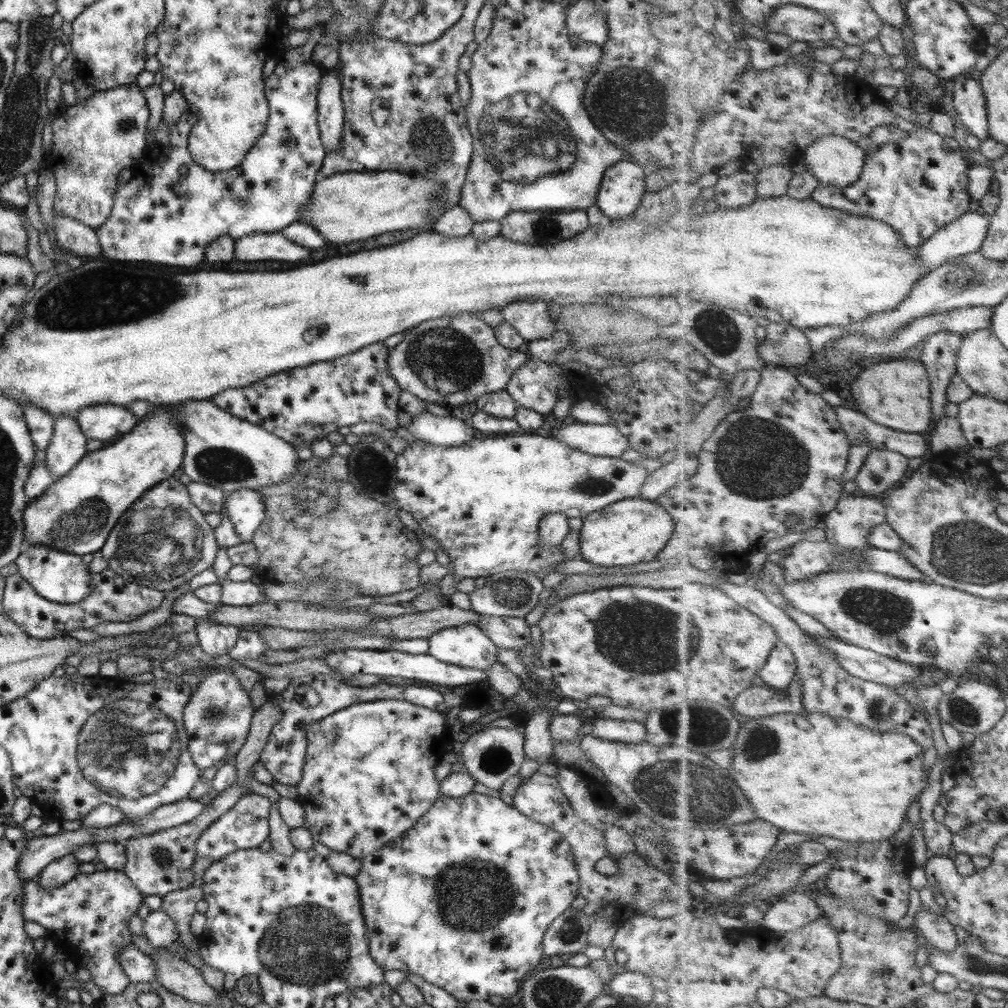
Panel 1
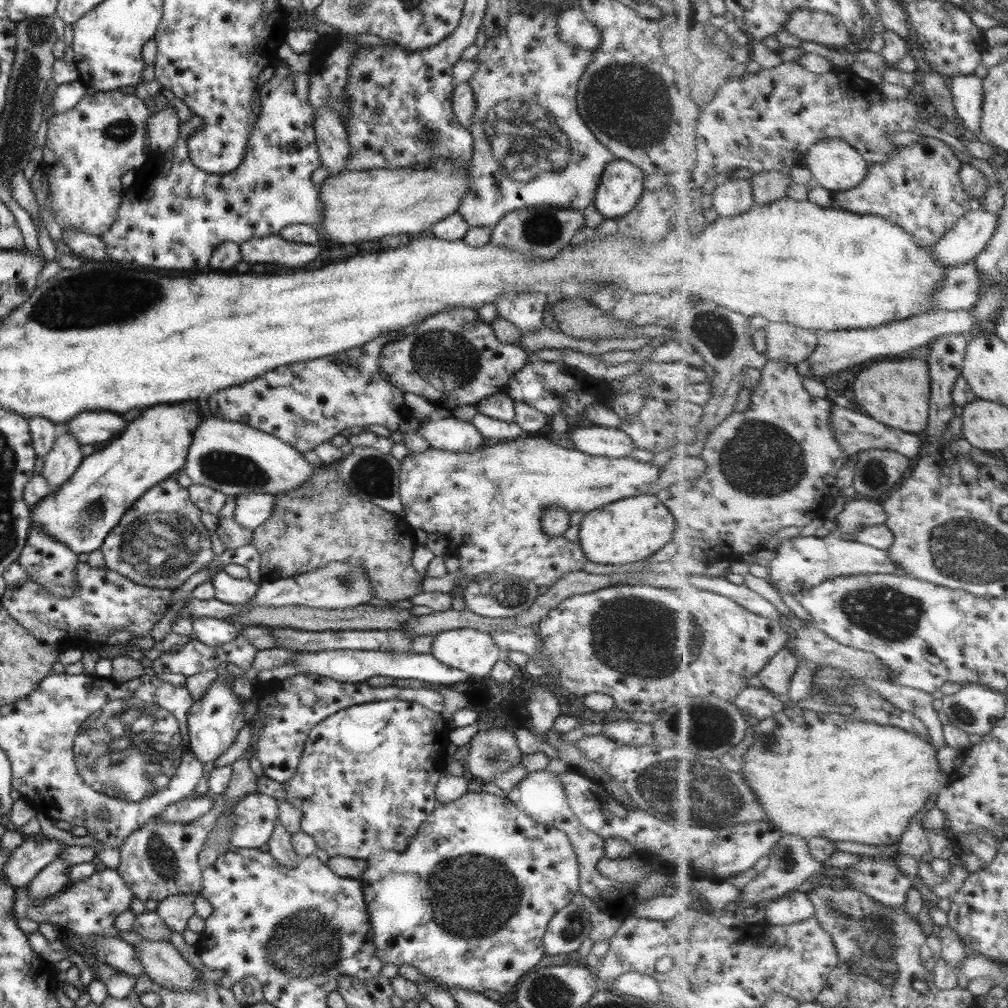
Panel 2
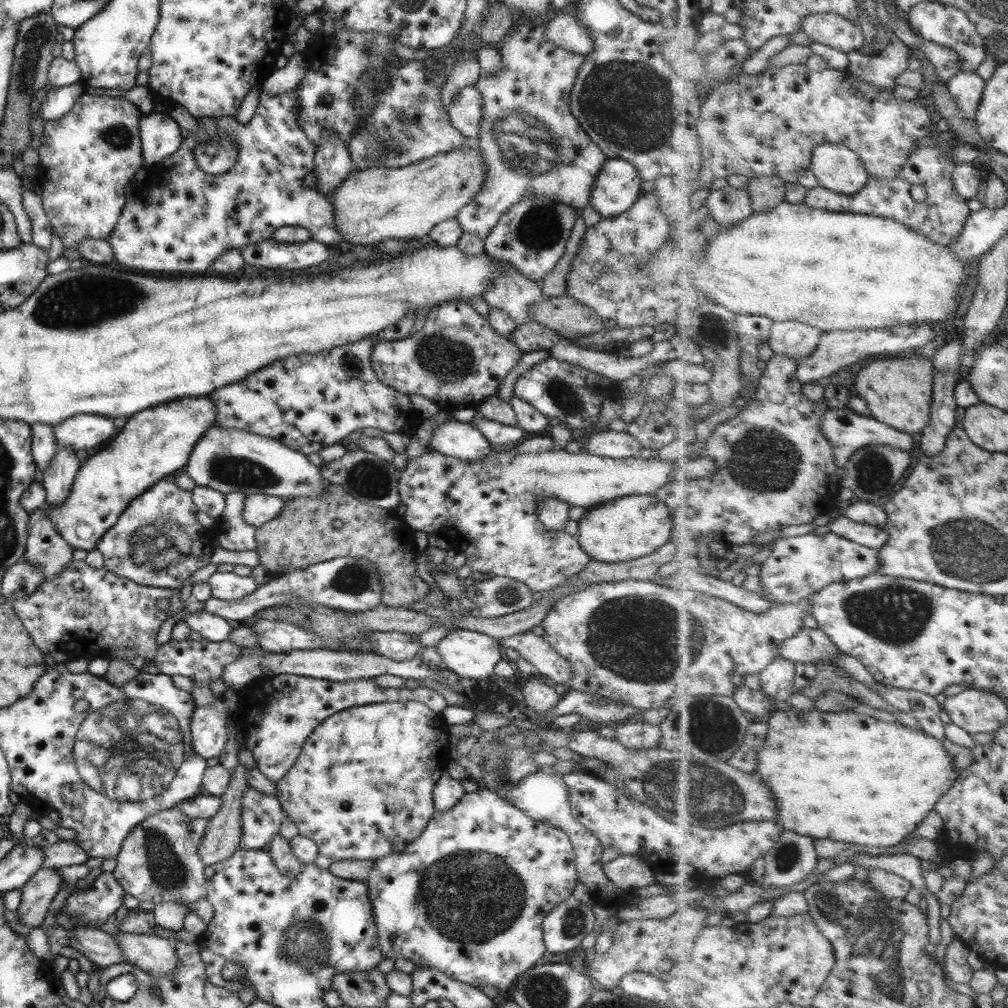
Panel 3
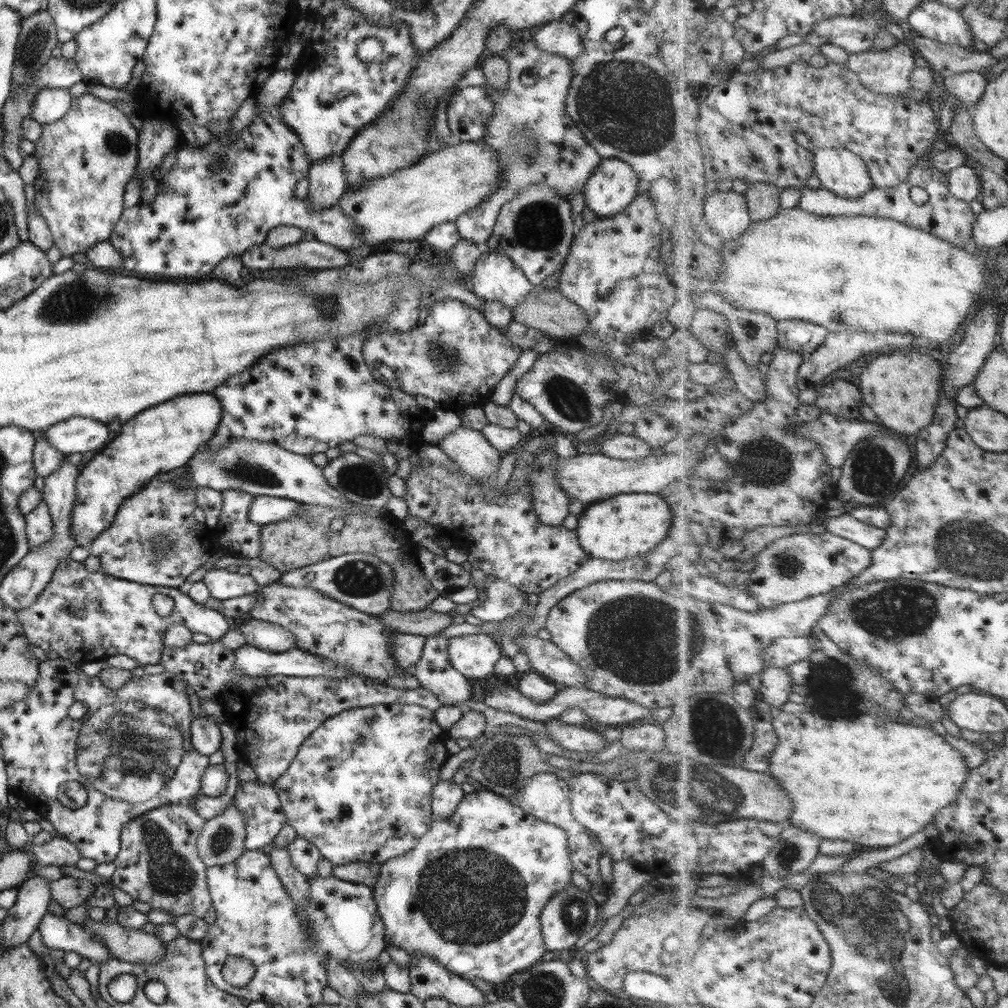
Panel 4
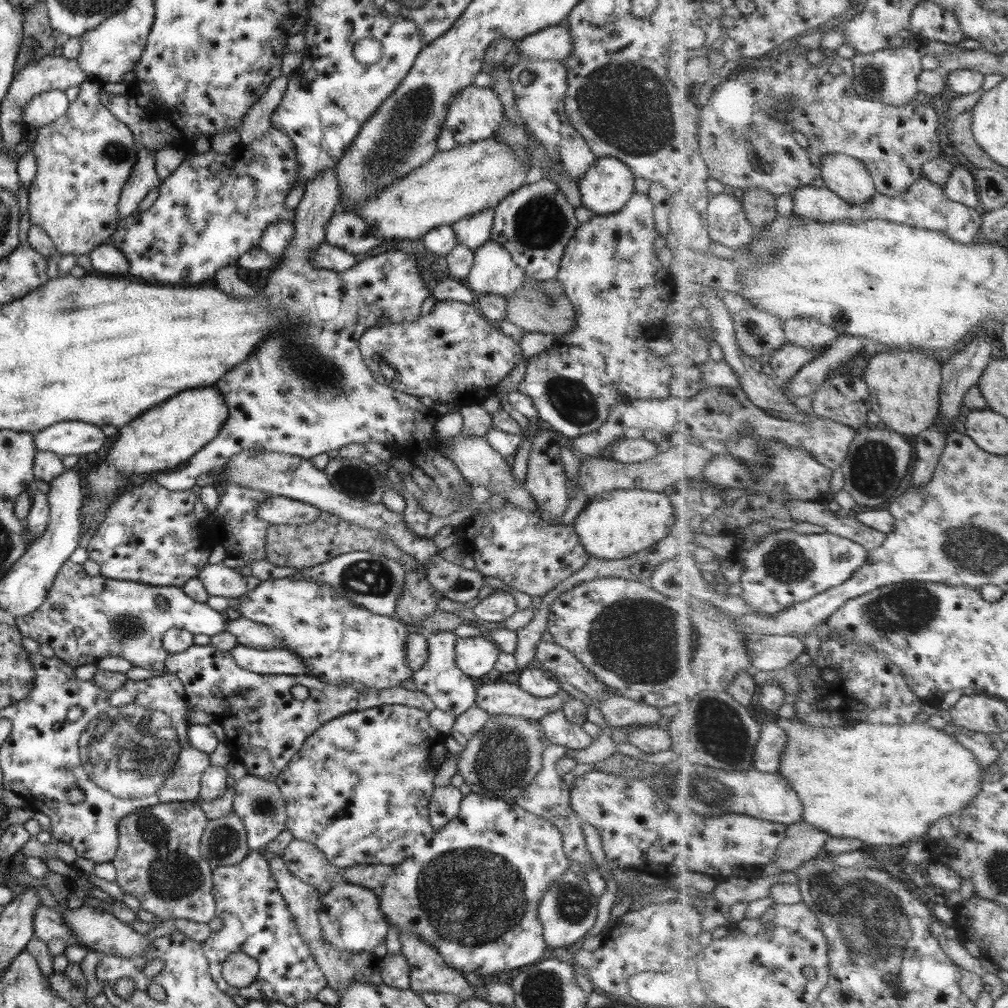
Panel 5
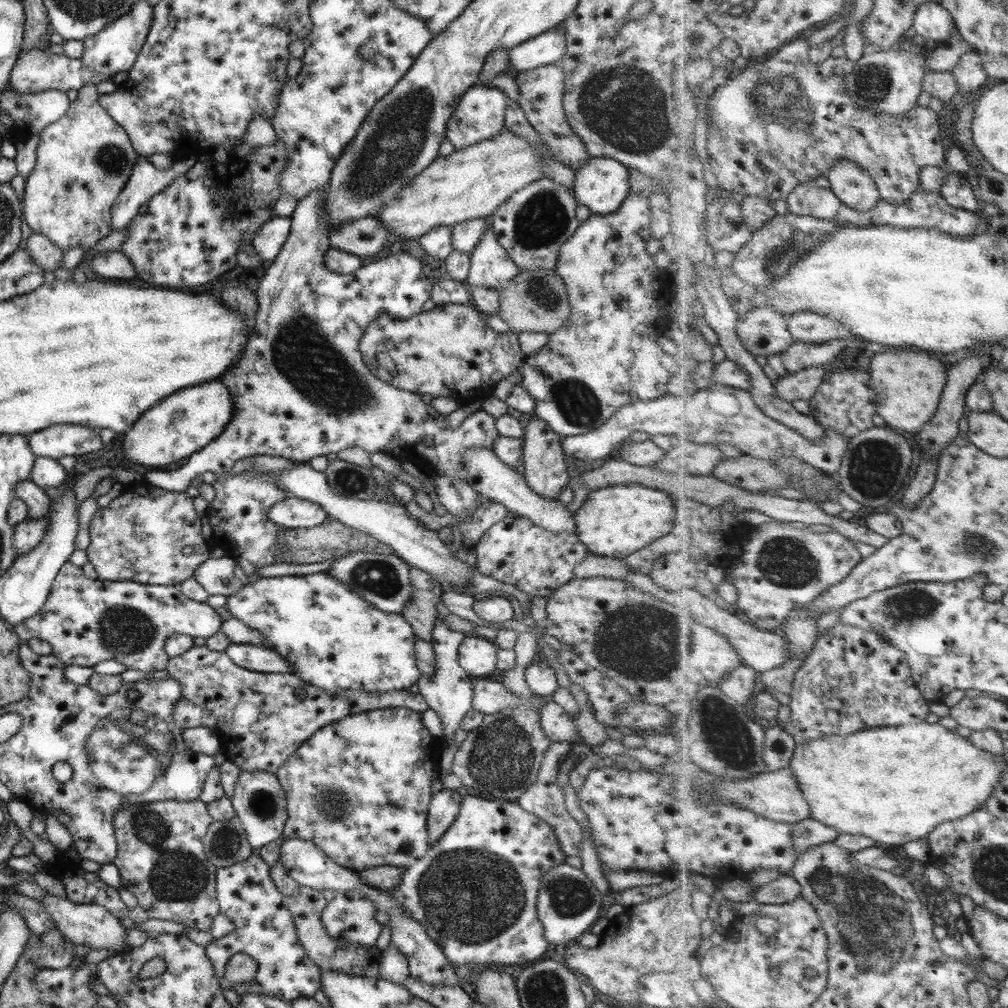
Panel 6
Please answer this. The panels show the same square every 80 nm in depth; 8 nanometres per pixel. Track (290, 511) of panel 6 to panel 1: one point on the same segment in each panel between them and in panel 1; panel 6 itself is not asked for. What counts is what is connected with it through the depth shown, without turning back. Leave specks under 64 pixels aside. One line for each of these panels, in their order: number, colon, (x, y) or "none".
1: (245, 509)
2: (251, 509)
3: (258, 508)
4: (263, 510)
5: (275, 510)

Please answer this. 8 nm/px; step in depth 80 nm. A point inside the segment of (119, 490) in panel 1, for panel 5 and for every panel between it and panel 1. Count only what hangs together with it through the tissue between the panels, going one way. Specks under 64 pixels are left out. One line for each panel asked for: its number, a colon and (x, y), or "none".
2: (155, 443)
3: (152, 443)
4: (163, 437)
5: (165, 436)

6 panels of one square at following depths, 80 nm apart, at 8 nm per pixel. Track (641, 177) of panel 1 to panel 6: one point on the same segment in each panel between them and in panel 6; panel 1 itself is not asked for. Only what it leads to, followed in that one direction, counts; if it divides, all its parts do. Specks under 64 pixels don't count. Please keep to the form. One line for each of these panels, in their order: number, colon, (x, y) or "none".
2: (621, 184)
3: (617, 186)
4: (612, 184)
5: (607, 184)
6: (601, 184)

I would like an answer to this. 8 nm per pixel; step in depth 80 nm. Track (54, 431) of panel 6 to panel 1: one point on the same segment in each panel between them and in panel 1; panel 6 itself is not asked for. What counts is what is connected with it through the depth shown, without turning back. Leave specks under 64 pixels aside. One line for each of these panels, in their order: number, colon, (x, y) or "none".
1: (100, 422)
2: (88, 427)
3: (83, 431)
4: (79, 435)
5: (63, 439)

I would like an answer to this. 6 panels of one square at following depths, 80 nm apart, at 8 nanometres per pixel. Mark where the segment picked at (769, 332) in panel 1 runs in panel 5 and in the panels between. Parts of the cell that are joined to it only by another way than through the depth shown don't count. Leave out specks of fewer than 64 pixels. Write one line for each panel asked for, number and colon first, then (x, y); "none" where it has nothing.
2: (785, 342)
3: (795, 339)
4: (795, 335)
5: (811, 334)

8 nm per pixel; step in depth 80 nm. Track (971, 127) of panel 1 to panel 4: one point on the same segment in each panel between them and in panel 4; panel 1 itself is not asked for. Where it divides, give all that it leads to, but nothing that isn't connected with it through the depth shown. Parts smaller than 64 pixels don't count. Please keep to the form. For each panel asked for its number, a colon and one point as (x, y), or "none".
2: (968, 90)
3: (967, 88)
4: (968, 87)

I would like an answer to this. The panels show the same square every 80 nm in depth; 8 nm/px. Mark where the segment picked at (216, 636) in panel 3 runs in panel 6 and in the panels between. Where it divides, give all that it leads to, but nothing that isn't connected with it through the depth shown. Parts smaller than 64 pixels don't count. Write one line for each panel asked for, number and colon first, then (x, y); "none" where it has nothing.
4: (83, 617)
5: (83, 618)
6: (85, 621)

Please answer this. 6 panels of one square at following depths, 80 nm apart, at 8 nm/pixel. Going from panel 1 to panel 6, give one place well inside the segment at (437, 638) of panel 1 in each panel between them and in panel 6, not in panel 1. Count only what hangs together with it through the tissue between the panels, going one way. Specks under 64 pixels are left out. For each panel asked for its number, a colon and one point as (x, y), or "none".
2: (470, 651)
3: (468, 654)
4: (474, 655)
5: (475, 656)
6: (476, 655)

